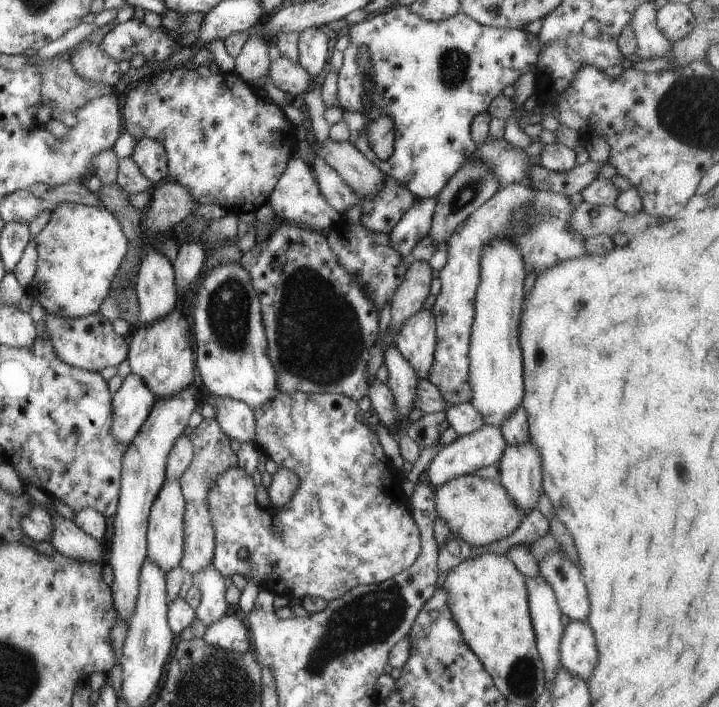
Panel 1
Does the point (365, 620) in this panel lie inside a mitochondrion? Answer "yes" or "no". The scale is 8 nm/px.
yes

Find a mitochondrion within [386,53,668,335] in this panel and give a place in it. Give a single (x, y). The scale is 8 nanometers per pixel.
(524, 220)

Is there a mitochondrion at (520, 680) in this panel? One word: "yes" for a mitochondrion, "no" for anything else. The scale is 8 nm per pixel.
yes

